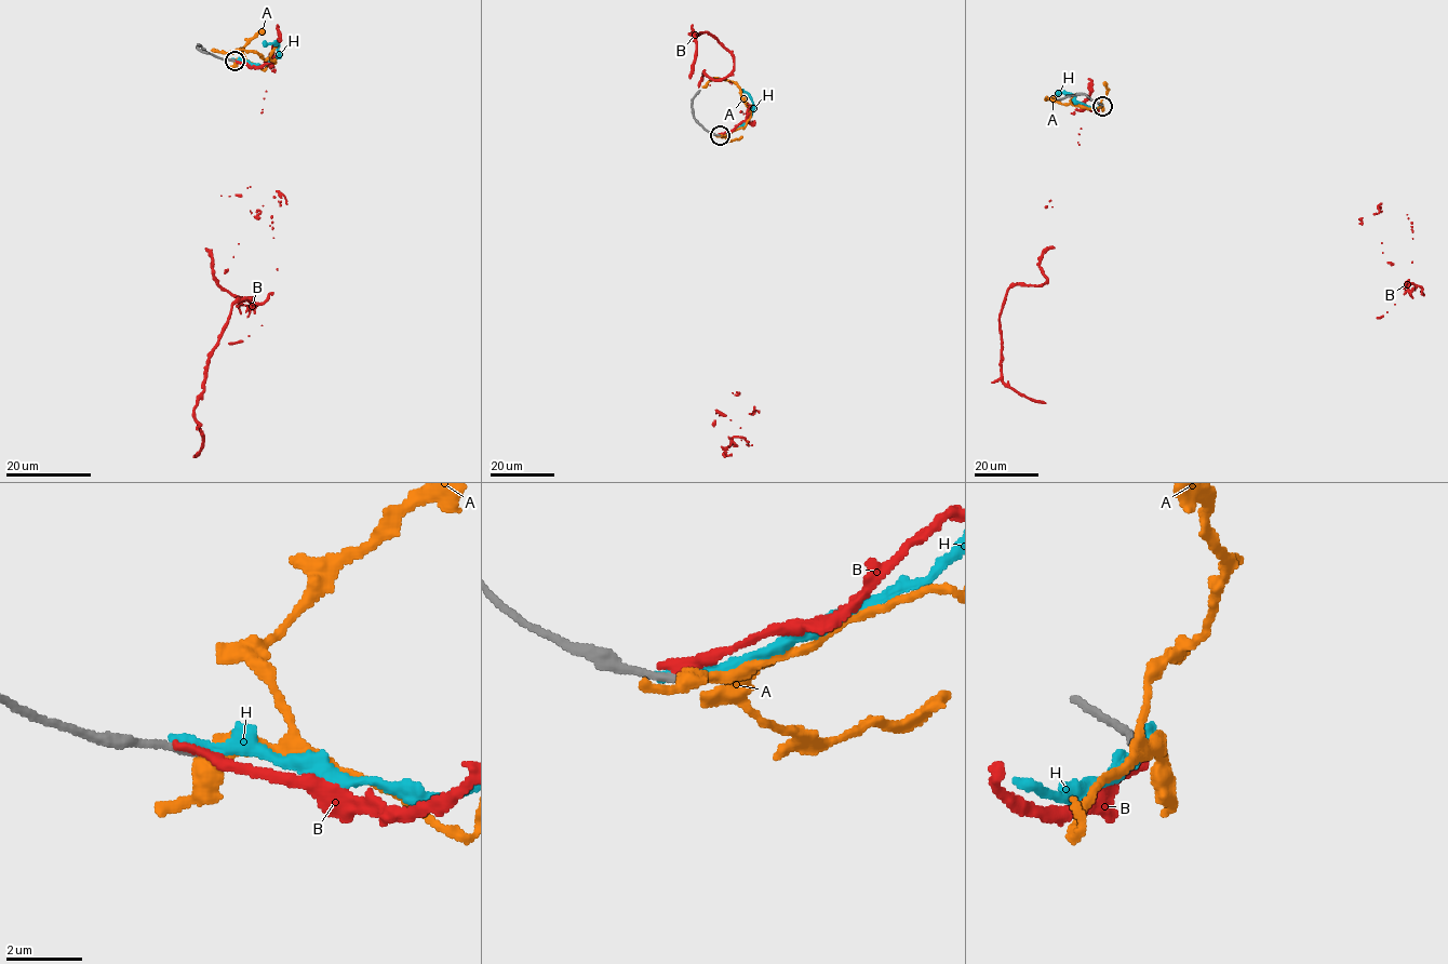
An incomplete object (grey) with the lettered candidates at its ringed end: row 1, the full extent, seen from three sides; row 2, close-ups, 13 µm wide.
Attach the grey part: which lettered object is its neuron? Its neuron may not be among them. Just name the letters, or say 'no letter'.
no letter

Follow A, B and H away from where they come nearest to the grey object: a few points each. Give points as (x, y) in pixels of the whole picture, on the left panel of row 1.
A: (233, 62), (246, 61), (266, 69), (275, 63), (255, 52), (211, 50)
B: (232, 61), (256, 67), (268, 64), (275, 71), (250, 187), (211, 250), (205, 250), (262, 325)
H: (232, 59), (265, 65), (278, 56), (279, 44), (263, 42)

